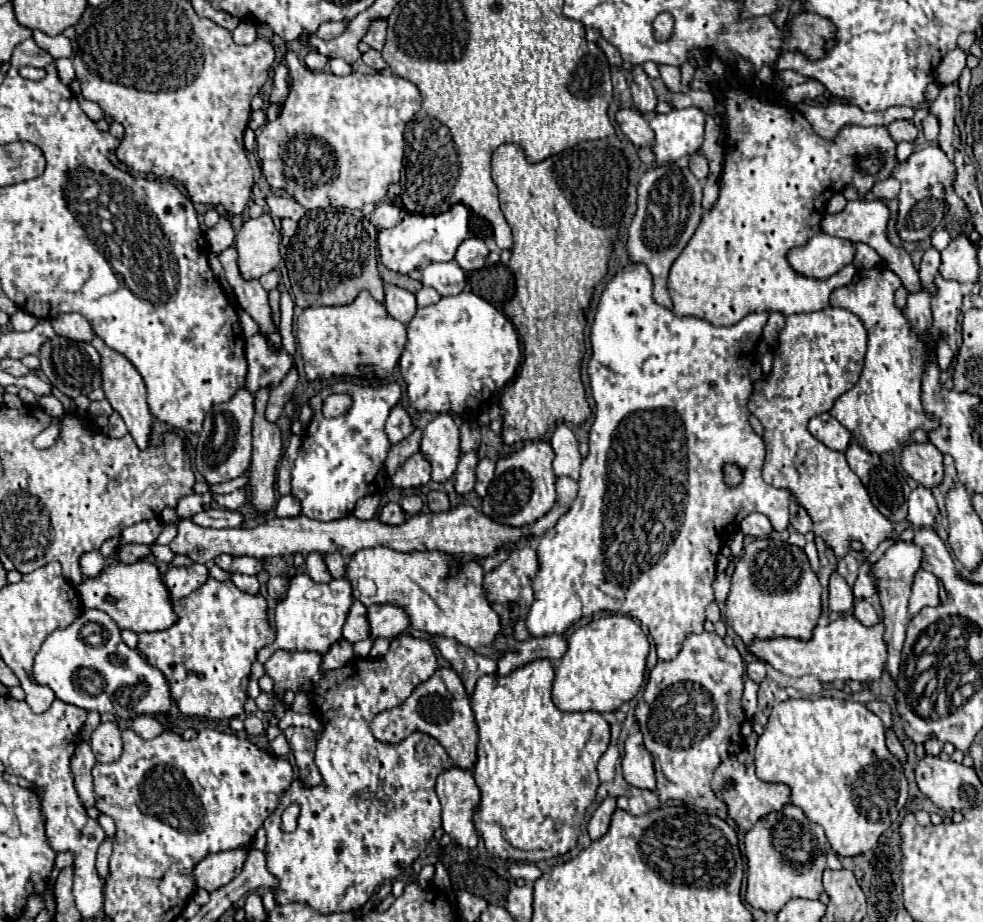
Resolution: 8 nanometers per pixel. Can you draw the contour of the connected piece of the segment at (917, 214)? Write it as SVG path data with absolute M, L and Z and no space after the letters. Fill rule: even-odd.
M929 145L921 151L915 151L907 161L897 163L891 175L901 183L901 191L897 197L899 199L899 215L897 215L899 237L903 241L915 241L915 243L931 237L933 229L943 219L943 211L945 211L943 191L945 191L945 183L949 185L953 181L953 175L955 175L953 163L937 145Z

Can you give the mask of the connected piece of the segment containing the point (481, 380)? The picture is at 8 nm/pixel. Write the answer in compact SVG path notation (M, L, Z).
M461 291L453 297L441 297L441 301L435 305L417 309L407 325L407 345L399 363L407 383L409 403L417 411L463 413L465 409L477 411L481 405L489 403L491 397L513 379L521 363L521 347L513 323L501 311L471 291Z

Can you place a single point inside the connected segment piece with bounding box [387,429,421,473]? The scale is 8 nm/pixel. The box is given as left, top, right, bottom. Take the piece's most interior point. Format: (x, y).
(409, 445)

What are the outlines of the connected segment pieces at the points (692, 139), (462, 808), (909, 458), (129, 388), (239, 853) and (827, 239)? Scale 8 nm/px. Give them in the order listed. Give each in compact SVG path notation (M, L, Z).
M697 107L673 109L665 115L653 115L649 125L655 131L655 167L677 161L689 153L697 153L703 143L705 117L701 111L697 111Z
M453 765L437 777L435 791L443 811L443 831L451 835L451 839L455 839L461 847L473 849L479 841L471 819L473 809L479 803L479 789L473 781L473 773Z
M915 443L903 447L901 465L923 487L933 487L941 483L943 477L943 455L931 443Z
M99 337L91 339L91 345L97 349L101 355L101 377L103 377L103 391L111 407L123 417L129 435L135 439L139 449L147 449L151 445L151 427L153 427L153 417L149 413L147 401L145 401L145 383L139 371L133 367L133 363L123 357L121 353L109 349Z
M249 845L237 847L233 851L223 851L223 853L211 853L207 855L197 867L195 867L195 881L199 889L219 889L233 881L241 869L243 863L249 855Z
M819 233L811 237L805 245L793 247L787 253L787 261L799 275L823 281L849 265L853 261L853 255L855 249L851 241Z

